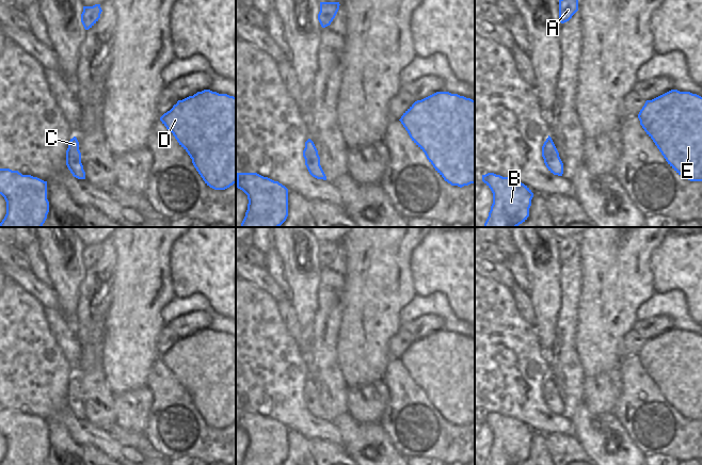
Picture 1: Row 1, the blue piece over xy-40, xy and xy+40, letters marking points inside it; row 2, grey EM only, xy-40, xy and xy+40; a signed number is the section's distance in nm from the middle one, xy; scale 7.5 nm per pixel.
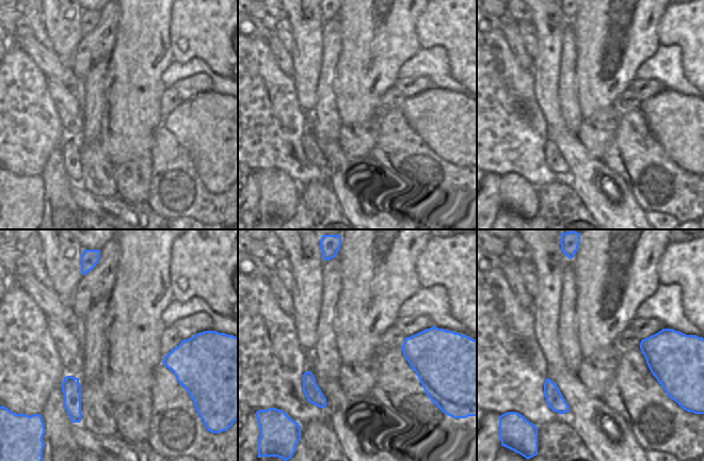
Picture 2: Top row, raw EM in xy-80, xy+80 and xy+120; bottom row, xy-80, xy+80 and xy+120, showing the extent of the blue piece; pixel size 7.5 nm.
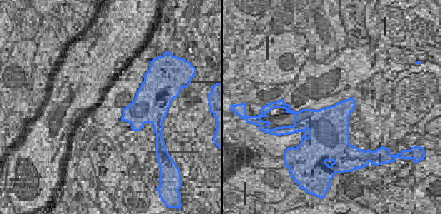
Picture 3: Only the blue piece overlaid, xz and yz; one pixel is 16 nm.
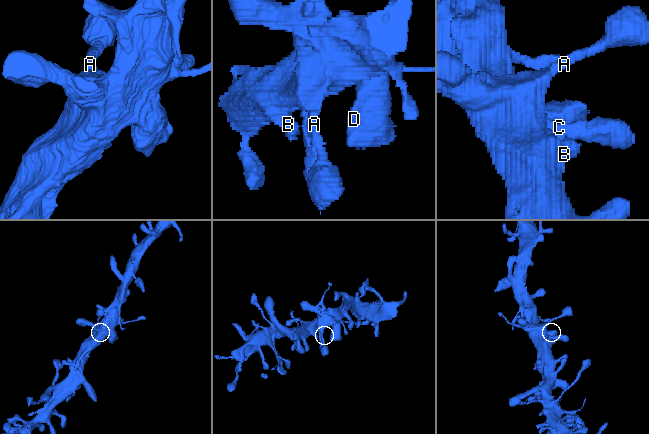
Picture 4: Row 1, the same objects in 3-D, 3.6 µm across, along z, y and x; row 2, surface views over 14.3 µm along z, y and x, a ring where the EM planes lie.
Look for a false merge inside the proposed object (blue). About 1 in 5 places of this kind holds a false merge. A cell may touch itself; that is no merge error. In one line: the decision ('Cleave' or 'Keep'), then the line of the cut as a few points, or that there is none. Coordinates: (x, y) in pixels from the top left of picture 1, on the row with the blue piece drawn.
Keep. No split.

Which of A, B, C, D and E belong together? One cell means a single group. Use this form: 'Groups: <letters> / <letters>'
Groups: A B C D E.

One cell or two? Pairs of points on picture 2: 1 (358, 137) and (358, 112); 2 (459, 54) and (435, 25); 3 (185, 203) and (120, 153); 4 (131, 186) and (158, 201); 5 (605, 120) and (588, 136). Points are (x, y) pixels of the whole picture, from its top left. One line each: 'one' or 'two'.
1: two
2: one
3: two
4: two
5: one

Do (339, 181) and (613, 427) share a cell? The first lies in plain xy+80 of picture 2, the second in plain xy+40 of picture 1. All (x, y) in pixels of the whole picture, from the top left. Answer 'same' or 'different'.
same

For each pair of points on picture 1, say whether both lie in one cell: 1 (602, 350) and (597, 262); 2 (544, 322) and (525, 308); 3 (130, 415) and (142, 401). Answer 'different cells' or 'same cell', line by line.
1: same cell
2: different cells
3: same cell

